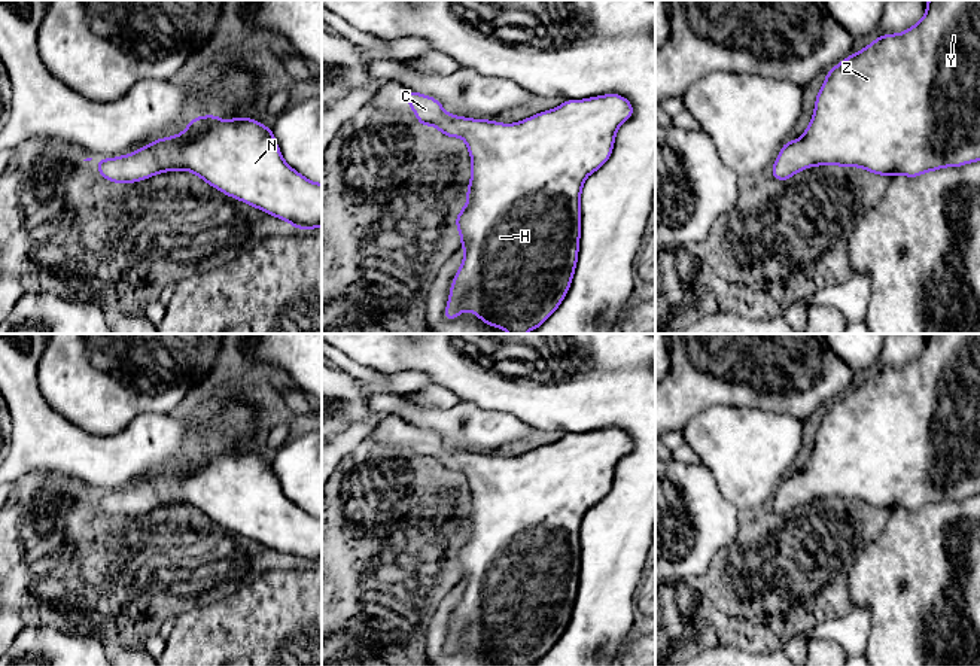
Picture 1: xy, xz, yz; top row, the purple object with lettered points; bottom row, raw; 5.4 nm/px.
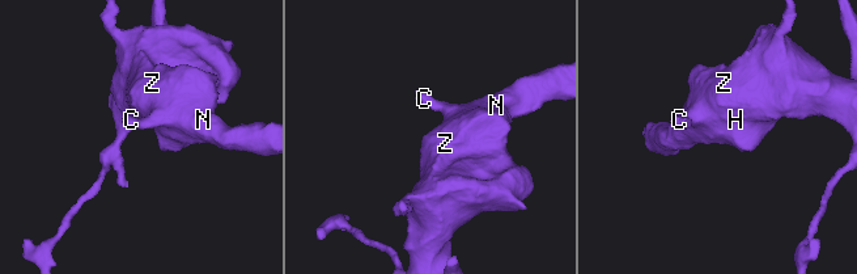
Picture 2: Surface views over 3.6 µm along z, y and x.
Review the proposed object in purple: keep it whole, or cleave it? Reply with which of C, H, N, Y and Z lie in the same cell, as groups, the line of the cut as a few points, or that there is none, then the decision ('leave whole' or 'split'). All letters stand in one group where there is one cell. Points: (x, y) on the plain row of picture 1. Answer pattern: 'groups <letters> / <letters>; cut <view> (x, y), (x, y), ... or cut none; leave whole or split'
groups C H N Y Z; cut none; leave whole

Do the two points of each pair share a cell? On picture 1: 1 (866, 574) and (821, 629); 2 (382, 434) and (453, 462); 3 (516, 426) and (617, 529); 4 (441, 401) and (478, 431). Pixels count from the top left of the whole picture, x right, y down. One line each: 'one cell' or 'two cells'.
1: two cells
2: one cell
3: two cells
4: two cells

